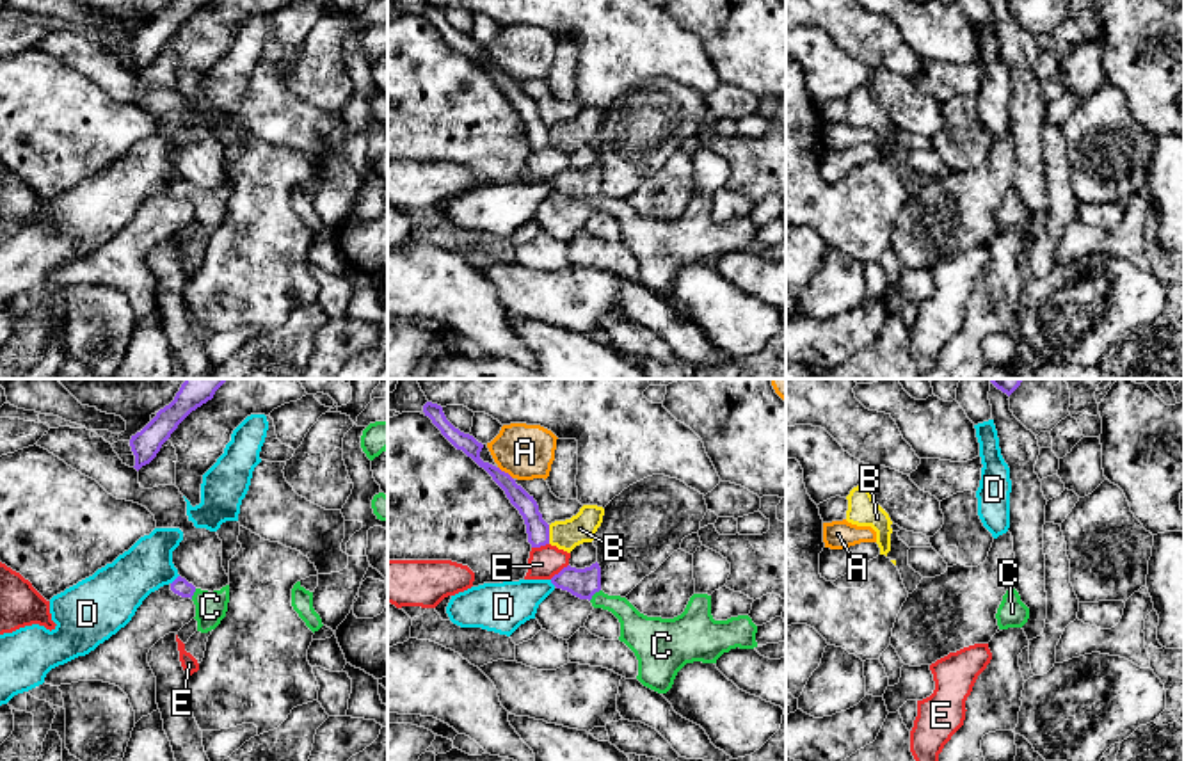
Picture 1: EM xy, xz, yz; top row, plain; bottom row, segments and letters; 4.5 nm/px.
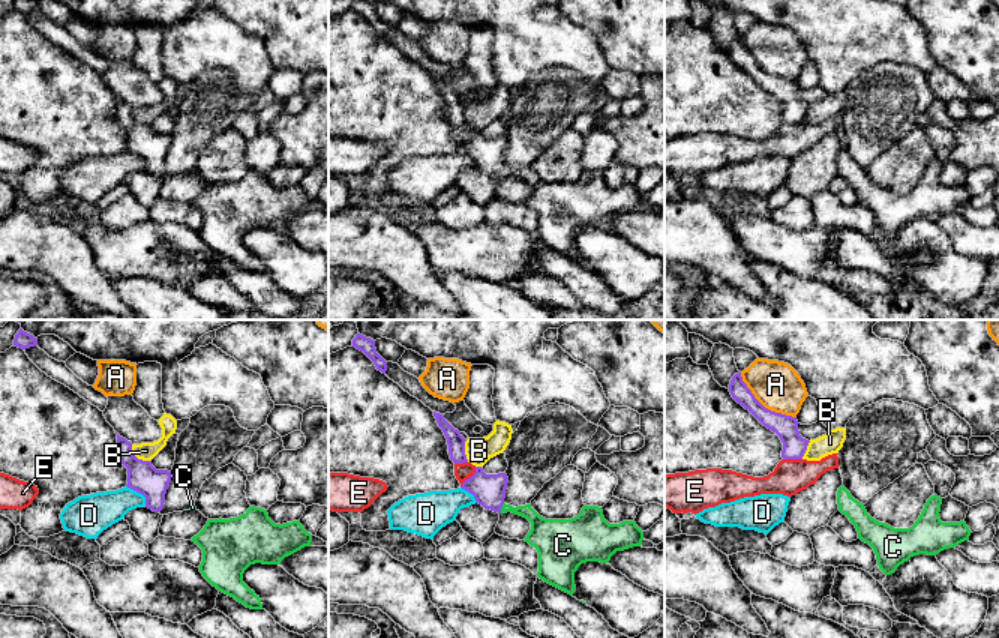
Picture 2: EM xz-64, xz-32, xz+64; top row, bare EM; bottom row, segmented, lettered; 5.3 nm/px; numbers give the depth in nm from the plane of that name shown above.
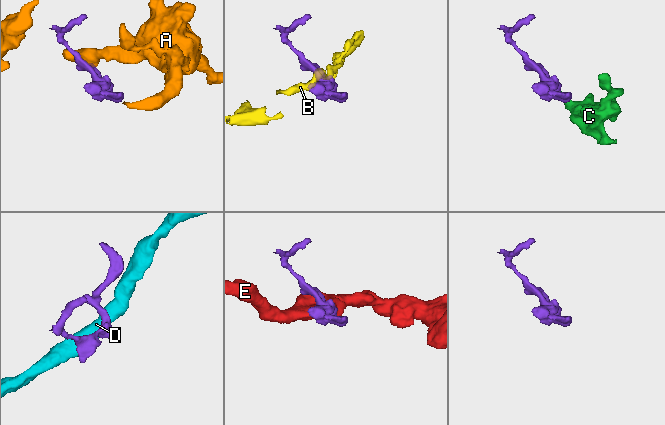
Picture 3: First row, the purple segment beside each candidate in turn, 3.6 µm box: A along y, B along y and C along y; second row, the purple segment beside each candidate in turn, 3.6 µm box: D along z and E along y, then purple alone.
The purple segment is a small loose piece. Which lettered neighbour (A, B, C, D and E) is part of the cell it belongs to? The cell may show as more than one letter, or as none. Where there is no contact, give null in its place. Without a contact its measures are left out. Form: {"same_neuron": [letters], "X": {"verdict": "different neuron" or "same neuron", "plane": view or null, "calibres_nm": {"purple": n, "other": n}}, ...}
{"same_neuron": ["C"], "A": {"verdict": "different neuron", "plane": "xz", "calibres_nm": {"purple": 90, "other": 240}}, "B": {"verdict": "different neuron", "plane": "xz", "calibres_nm": {"purple": 100, "other": 130}}, "C": {"verdict": "same neuron", "plane": "xz", "calibres_nm": {"purple": 140, "other": 140}}, "D": {"verdict": "different neuron", "plane": "xy", "calibres_nm": {"purple": 80, "other": 240}}, "E": {"verdict": "different neuron", "plane": "xz", "calibres_nm": {"purple": 140, "other": 150}}}

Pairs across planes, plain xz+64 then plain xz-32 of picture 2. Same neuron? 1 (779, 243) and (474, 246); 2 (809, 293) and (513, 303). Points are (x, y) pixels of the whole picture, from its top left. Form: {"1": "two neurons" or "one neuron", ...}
{"1": "one neuron", "2": "one neuron"}

